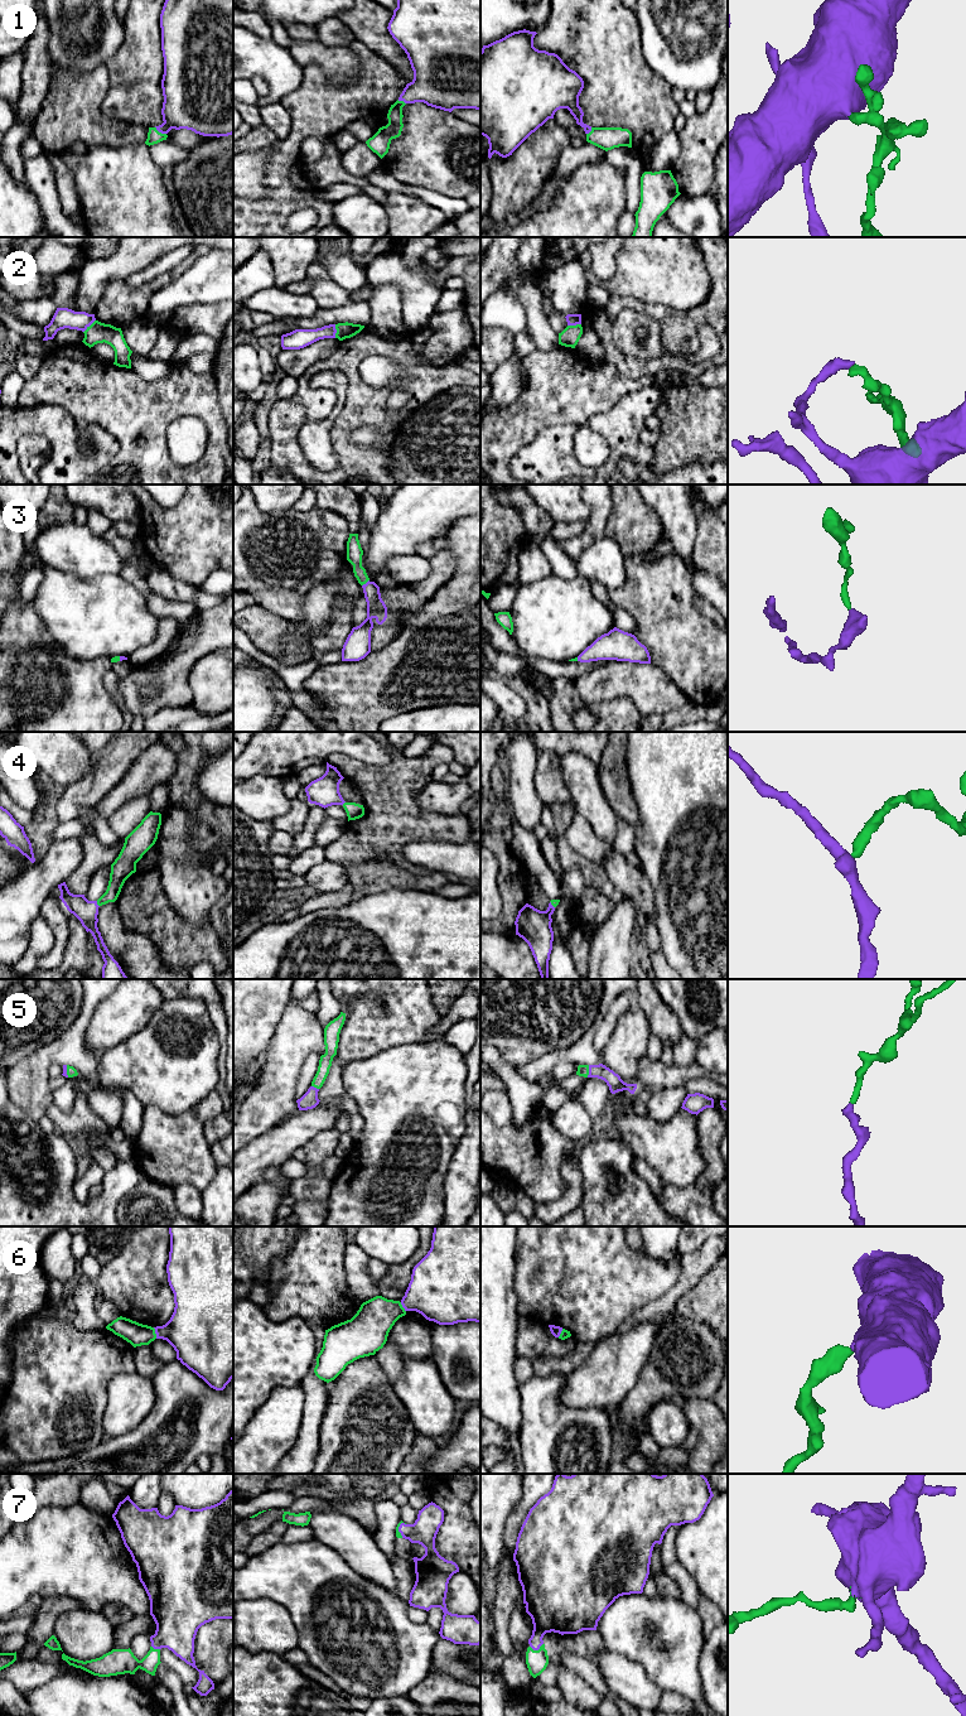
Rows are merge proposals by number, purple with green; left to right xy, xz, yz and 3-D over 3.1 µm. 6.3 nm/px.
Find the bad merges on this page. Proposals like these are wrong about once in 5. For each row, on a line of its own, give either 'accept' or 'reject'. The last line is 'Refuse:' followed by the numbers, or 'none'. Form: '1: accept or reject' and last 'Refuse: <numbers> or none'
1: accept
2: reject
3: accept
4: accept
5: accept
6: accept
7: accept
Refuse: 2

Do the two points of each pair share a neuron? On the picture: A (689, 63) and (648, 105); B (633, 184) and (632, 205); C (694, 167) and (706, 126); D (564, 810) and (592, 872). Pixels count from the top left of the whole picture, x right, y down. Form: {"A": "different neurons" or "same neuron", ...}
{"A": "different neurons", "B": "same neuron", "C": "same neuron", "D": "same neuron"}

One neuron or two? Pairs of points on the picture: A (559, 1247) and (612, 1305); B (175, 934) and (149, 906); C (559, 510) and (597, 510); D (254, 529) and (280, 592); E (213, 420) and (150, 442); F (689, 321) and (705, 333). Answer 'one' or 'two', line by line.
A: one
B: one
C: two
D: one
E: one
F: two

